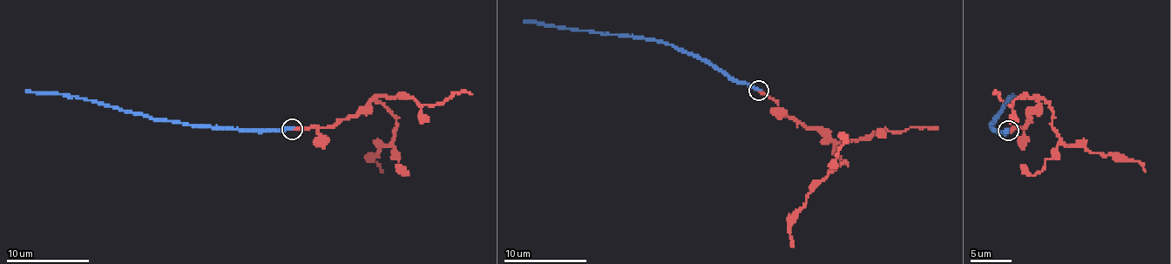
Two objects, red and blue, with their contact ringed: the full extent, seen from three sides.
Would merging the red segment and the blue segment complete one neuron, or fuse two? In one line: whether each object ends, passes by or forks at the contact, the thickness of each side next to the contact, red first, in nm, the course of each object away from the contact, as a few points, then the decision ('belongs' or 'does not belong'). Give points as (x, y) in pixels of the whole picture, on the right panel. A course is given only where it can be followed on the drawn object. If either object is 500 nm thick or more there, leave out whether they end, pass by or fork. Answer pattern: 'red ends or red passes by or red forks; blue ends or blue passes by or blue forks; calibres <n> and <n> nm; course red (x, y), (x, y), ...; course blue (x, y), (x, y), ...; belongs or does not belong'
red ends; blue ends; calibres 240 and 240 nm; course red (1007, 131), (1024, 128), (1039, 98), (1045, 98), (1052, 109), (1056, 136), (1066, 144), (1133, 159), (1144, 171); course blue (1007, 131), (991, 127), (1013, 94); belongs

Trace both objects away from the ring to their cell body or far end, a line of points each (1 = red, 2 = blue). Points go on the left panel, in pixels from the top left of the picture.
1: (292, 129), (325, 127), (354, 117), (375, 98), (395, 119), (395, 136), (372, 159), (382, 172)
2: (292, 129), (190, 125), (125, 112), (74, 96), (26, 90)

